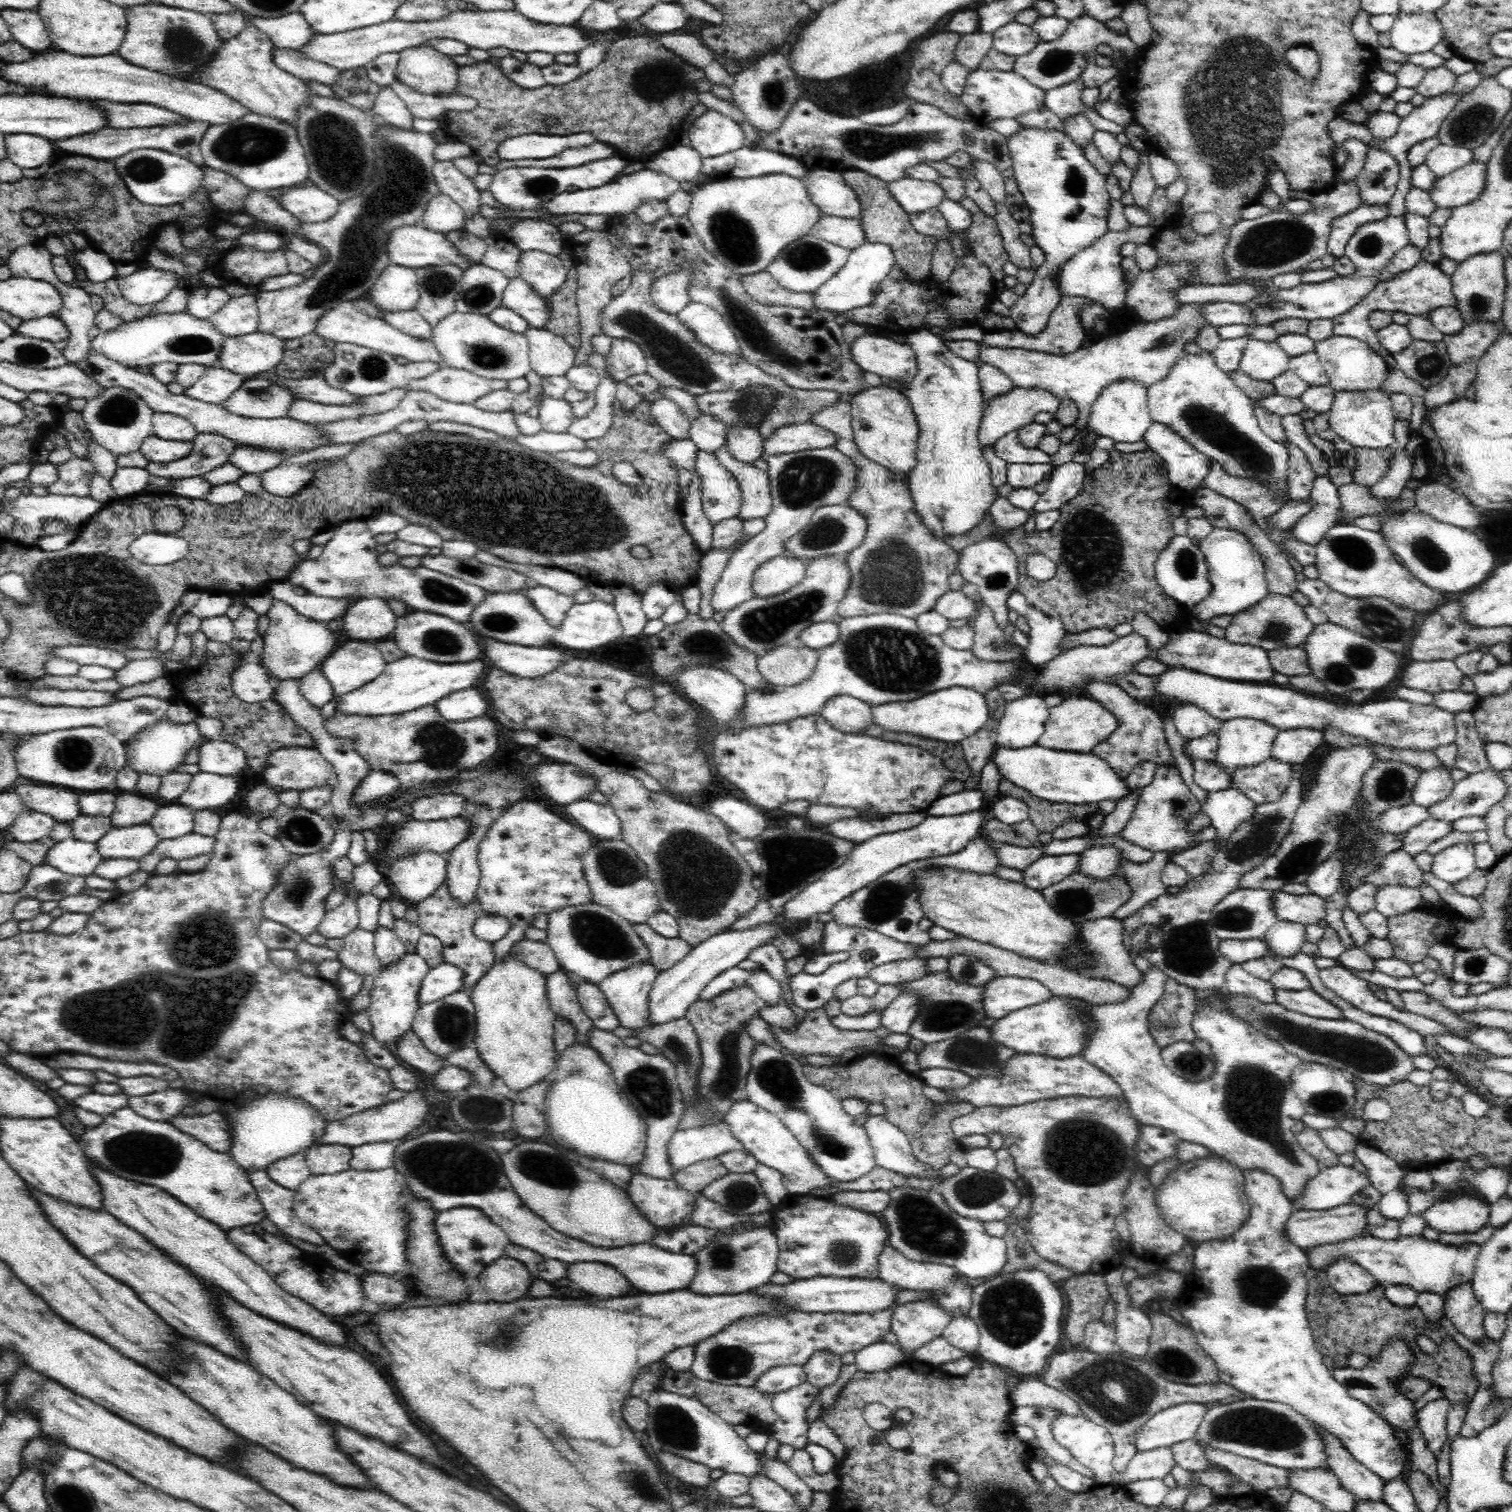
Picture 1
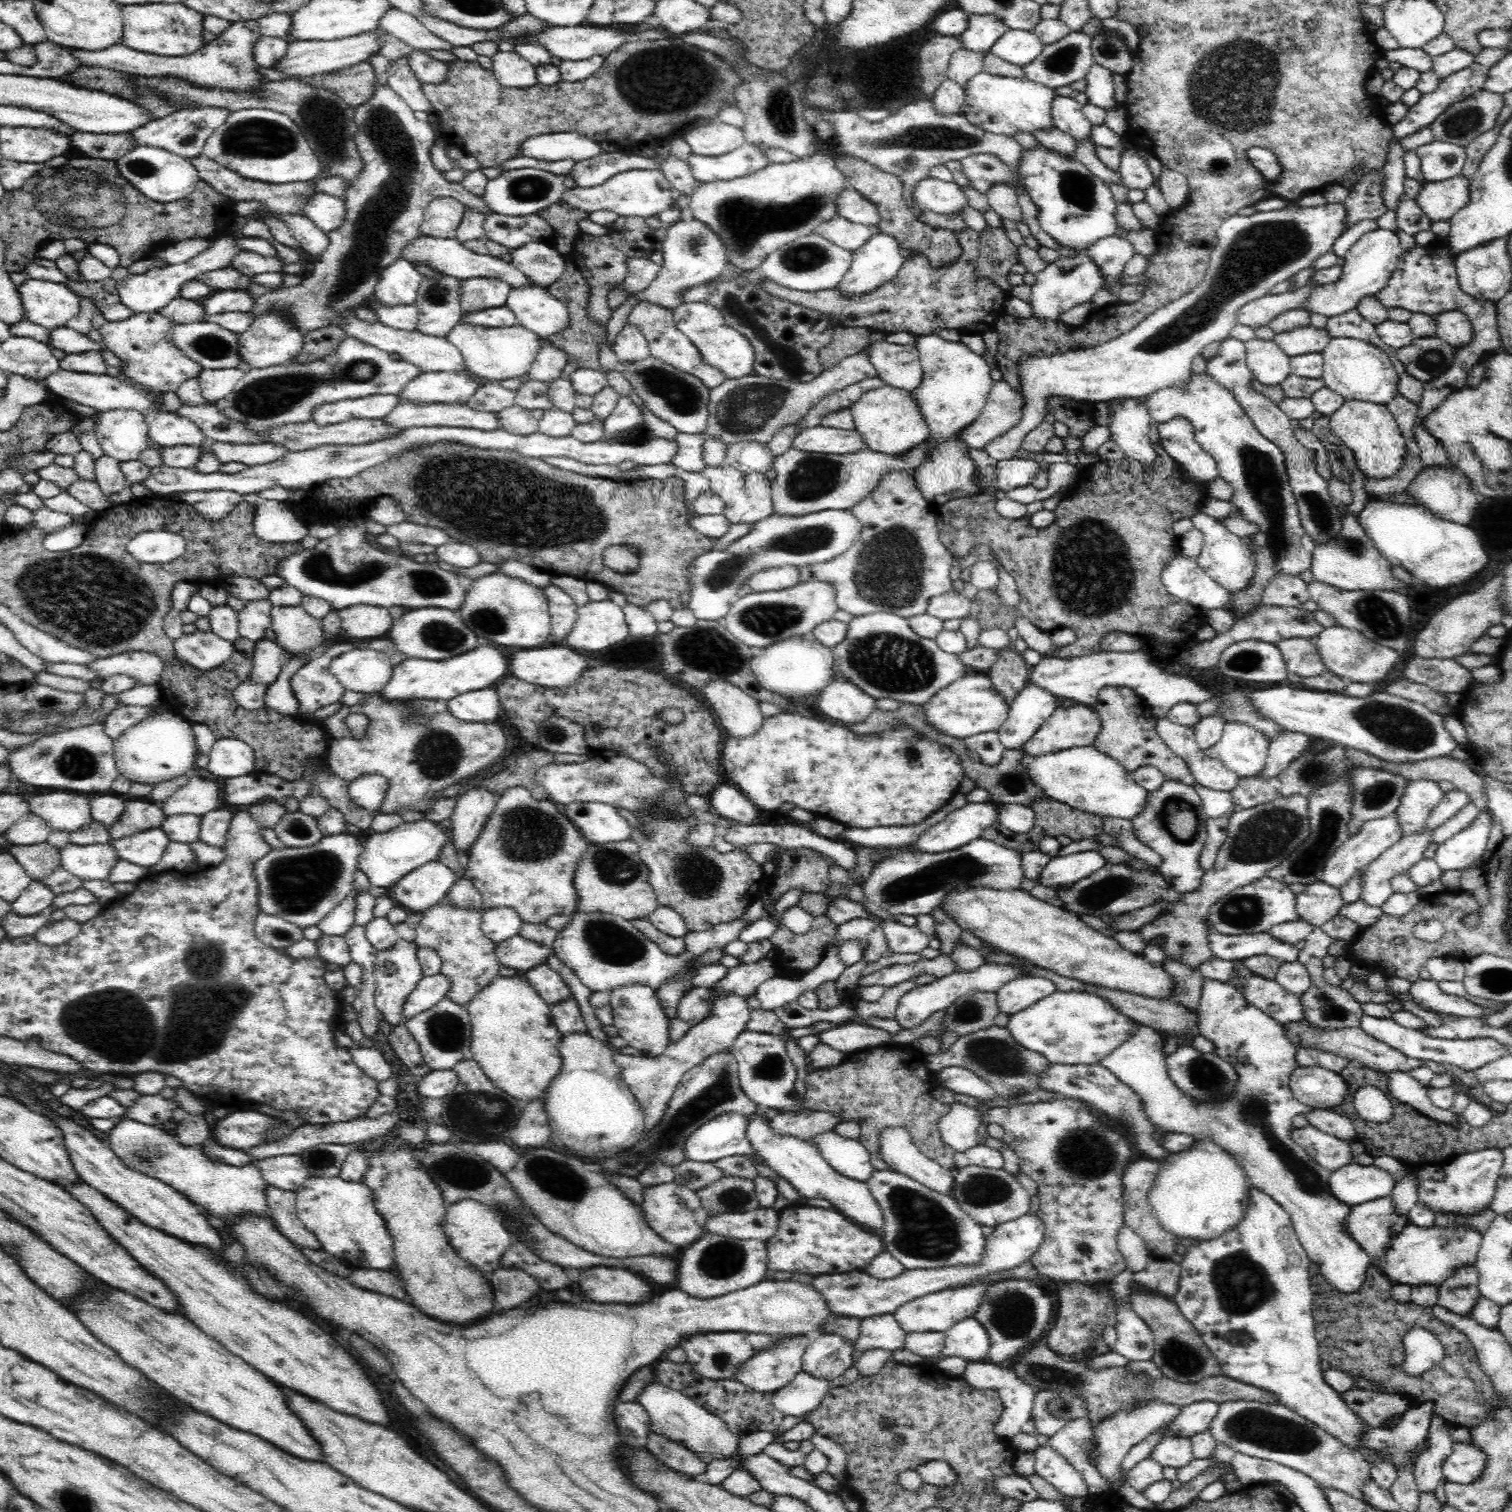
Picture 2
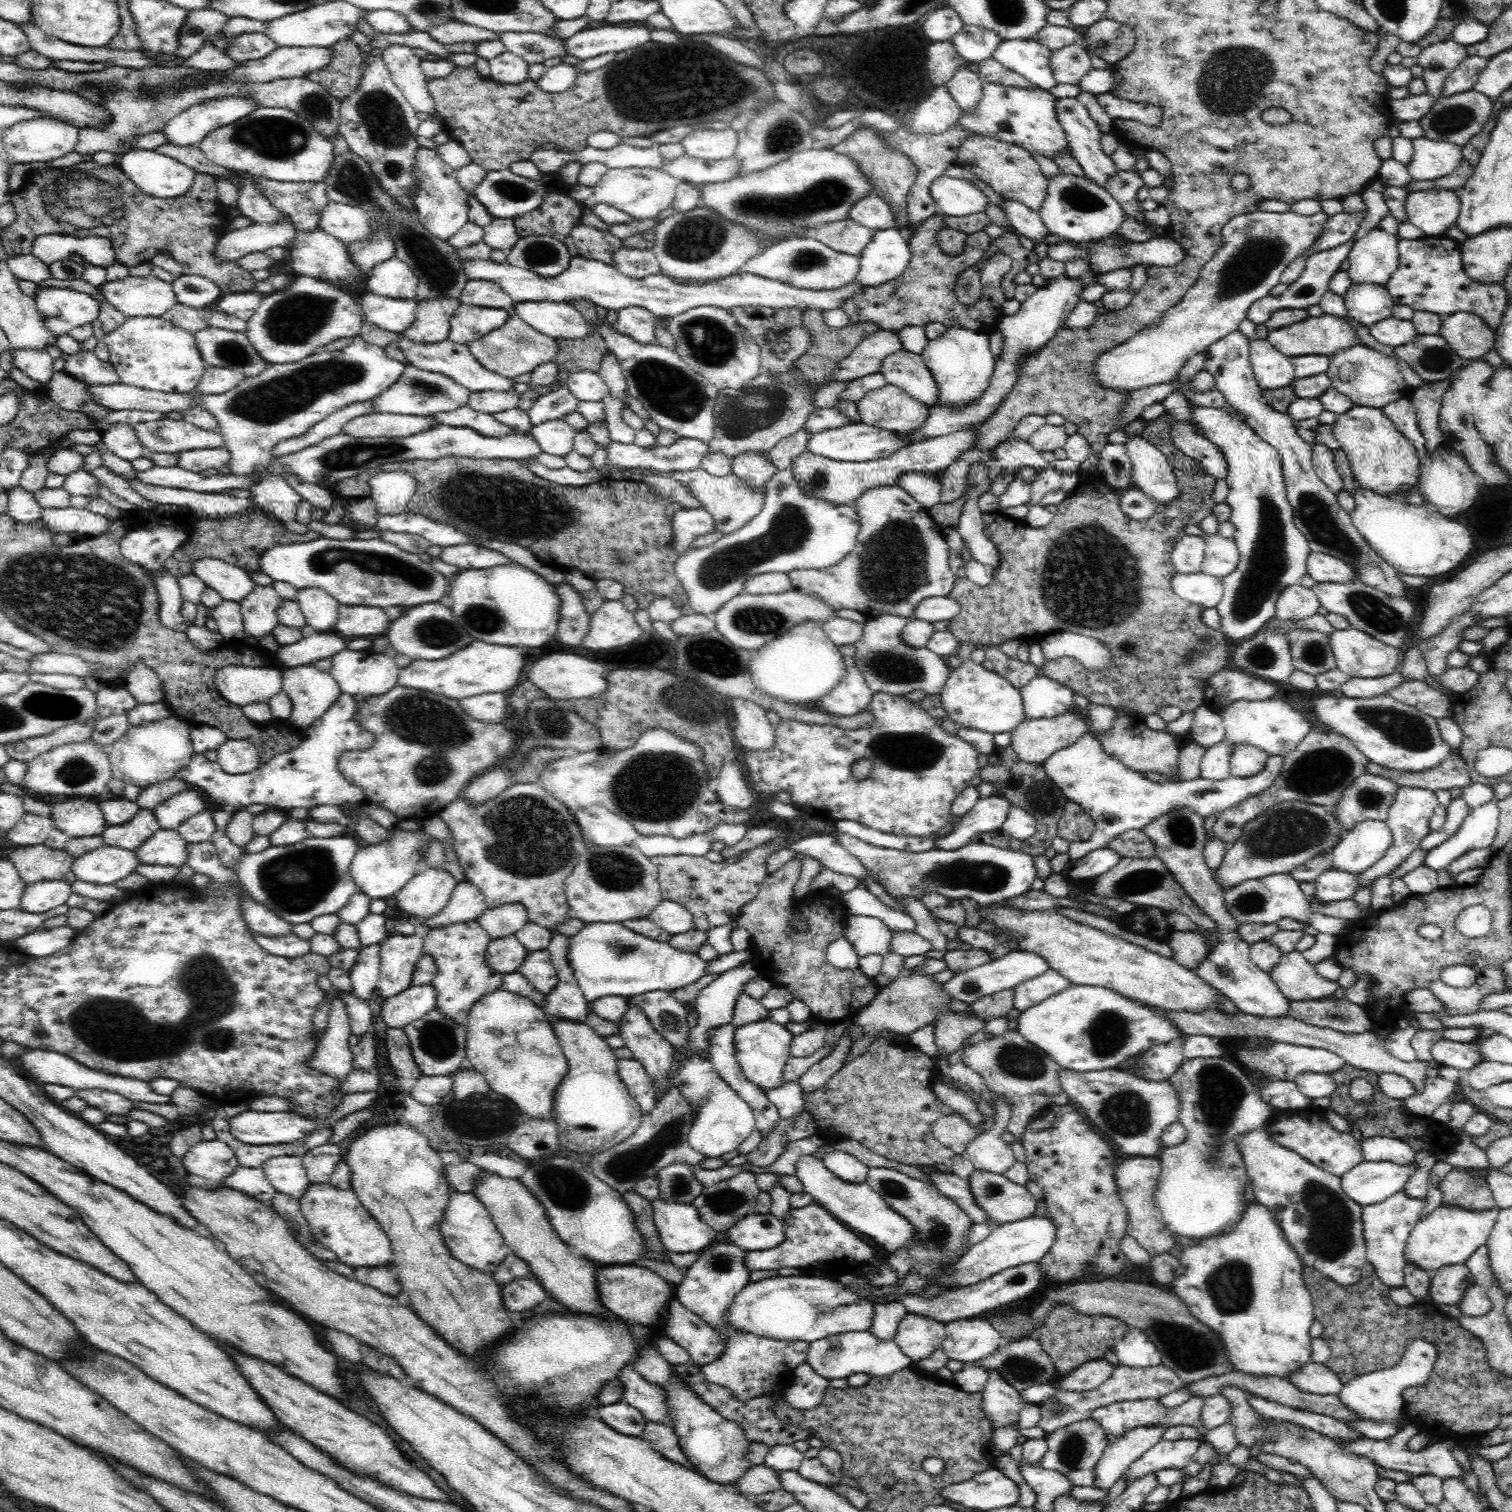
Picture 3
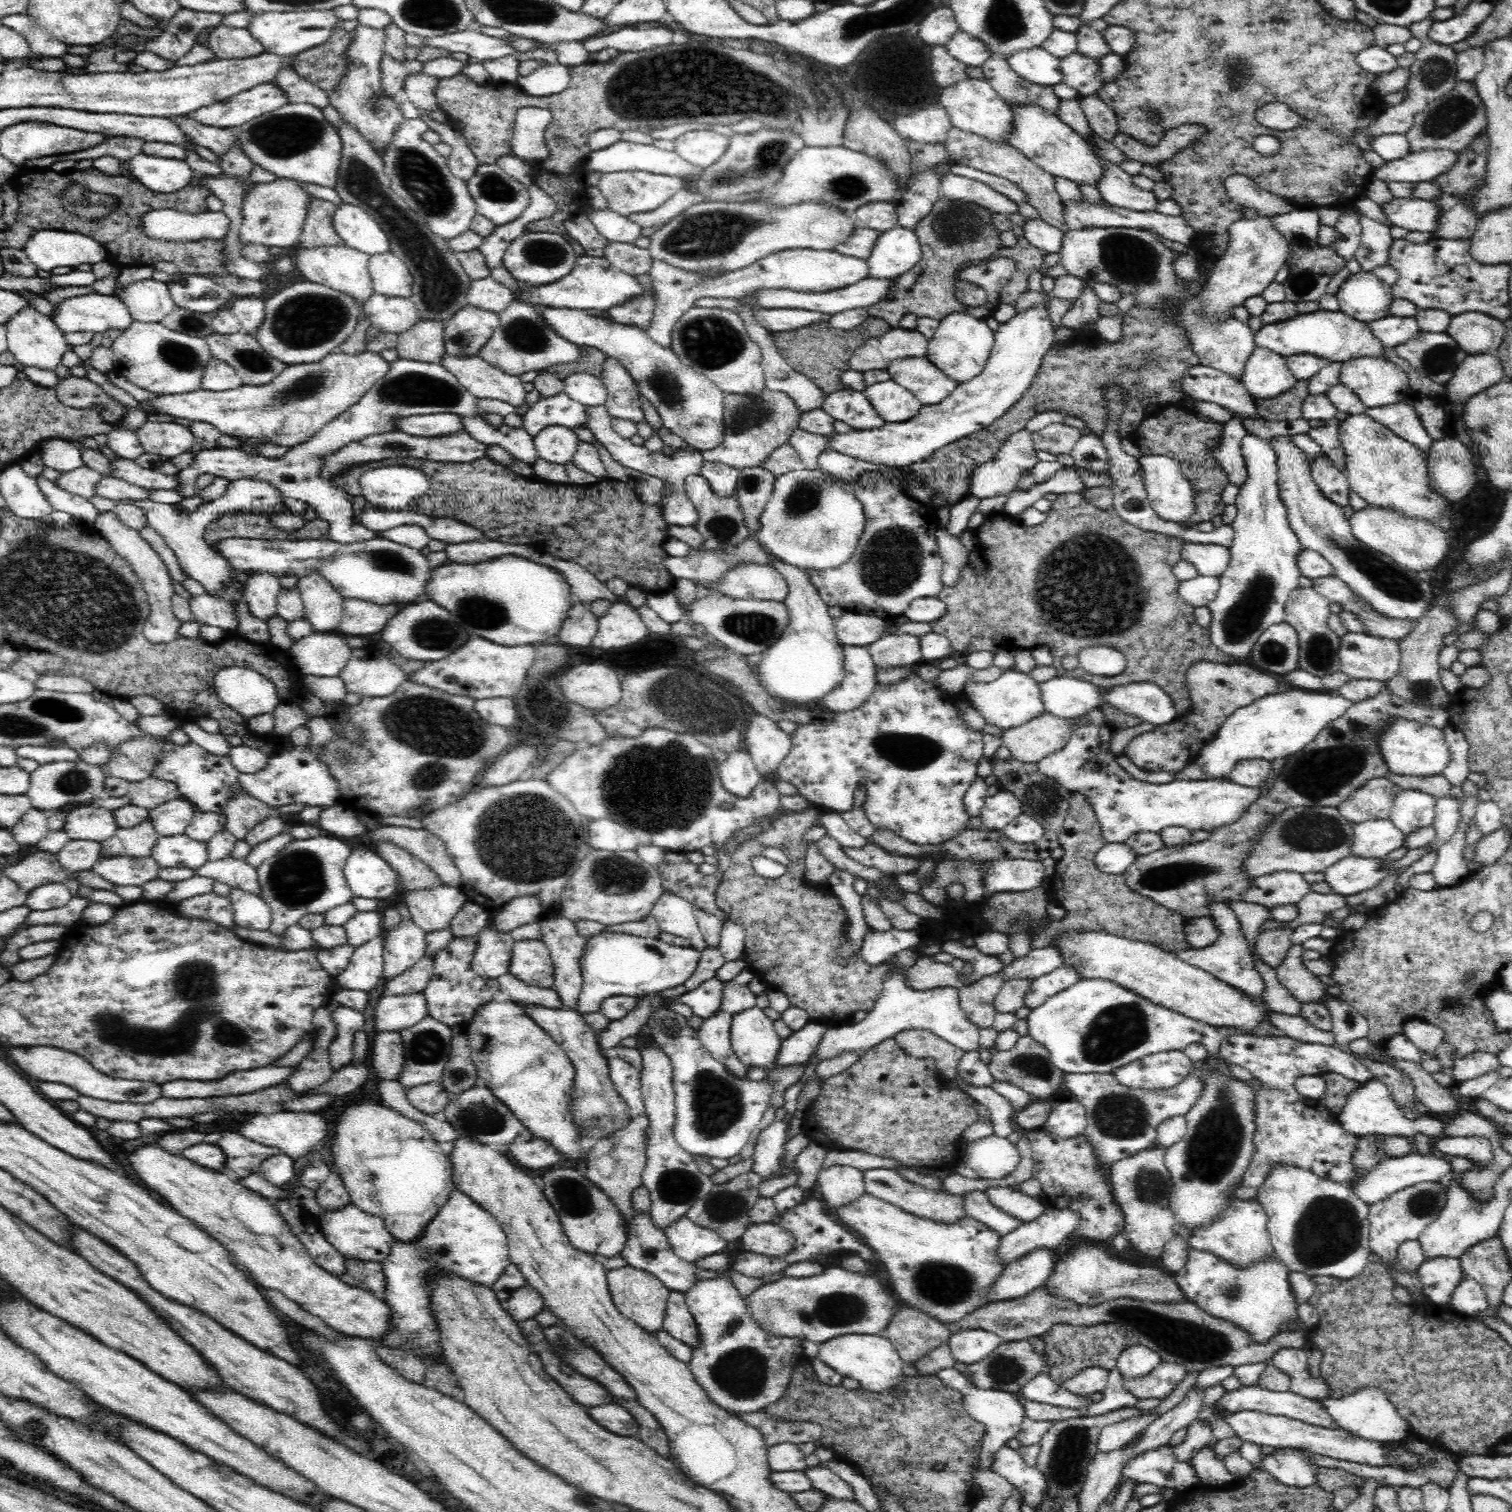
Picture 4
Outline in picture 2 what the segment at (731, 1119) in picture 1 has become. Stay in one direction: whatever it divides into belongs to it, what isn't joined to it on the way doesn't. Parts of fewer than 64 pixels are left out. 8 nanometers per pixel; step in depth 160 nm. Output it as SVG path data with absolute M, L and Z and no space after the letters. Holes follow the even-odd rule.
M754 1114L748 1117L747 1137L753 1151L758 1153L766 1161L766 1165L776 1171L780 1178L788 1180L799 1192L799 1196L828 1200L831 1208L842 1213L846 1219L862 1226L865 1230L883 1232L885 1216L867 1182L852 1180L836 1172L809 1141L788 1135L774 1135L770 1123L766 1120L762 1121L760 1115Z

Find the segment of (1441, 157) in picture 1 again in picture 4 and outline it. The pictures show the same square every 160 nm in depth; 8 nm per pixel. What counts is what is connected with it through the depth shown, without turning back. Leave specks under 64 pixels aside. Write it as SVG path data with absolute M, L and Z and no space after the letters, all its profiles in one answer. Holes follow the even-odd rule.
M1431 150L1410 153L1404 158L1386 160L1380 168L1372 168L1371 176L1388 182L1426 182L1440 176L1456 160L1450 150Z

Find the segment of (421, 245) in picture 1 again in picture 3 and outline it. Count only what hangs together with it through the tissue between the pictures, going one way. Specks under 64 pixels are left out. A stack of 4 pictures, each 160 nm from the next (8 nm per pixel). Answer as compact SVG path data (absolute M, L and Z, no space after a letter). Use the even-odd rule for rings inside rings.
M580 256L573 257L570 266L554 278L544 278L532 271L512 266L508 262L498 264L490 259L461 261L461 263L470 279L495 282L515 303L550 301L572 305L574 301L586 301L592 305L604 307L608 311L640 306L649 310L656 317L668 319L698 306L715 306L724 309L733 309L734 307L800 308L824 312L840 309L848 299L853 299L866 288L857 282L851 282L842 288L834 288L834 290L804 290L796 288L794 285L740 272L723 277L715 283L690 287L678 285L662 273L642 278L630 278L624 276L614 265L591 258L588 260Z

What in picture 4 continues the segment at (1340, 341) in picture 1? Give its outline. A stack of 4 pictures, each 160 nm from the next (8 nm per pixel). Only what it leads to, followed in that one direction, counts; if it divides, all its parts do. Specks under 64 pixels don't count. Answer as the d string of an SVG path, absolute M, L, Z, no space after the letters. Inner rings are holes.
M1366 357L1346 361L1341 370L1341 382L1351 388L1367 408L1396 403L1412 405L1418 399L1418 394L1411 389L1410 380L1404 370L1388 359Z

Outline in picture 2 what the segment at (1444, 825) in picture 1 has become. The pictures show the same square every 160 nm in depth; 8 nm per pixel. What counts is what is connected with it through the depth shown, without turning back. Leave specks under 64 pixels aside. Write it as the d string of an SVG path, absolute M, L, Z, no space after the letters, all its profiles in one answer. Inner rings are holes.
M1426 829L1421 833L1401 837L1396 844L1385 850L1373 863L1364 867L1365 875L1363 876L1361 899L1366 904L1381 907L1390 898L1390 895L1394 893L1392 885L1390 885L1392 878L1399 874L1406 874L1411 866L1422 859L1426 846L1430 844L1430 832L1430 829Z

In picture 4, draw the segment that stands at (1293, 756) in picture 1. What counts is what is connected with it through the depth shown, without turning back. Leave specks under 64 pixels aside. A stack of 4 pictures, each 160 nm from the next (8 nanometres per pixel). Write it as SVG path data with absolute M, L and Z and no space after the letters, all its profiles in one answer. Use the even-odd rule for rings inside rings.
M1090 723L1078 729L1062 748L1042 758L1036 763L1038 770L1044 776L1054 779L1066 790L1081 792L1087 796L1092 808L1098 817L1098 823L1102 825L1101 834L1104 840L1110 842L1125 842L1130 836L1137 832L1154 832L1160 834L1168 827L1182 827L1193 830L1206 830L1212 832L1217 828L1222 828L1236 824L1242 814L1249 806L1258 799L1258 788L1248 788L1236 784L1234 781L1217 780L1173 780L1166 784L1150 784L1140 782L1131 777L1116 761L1115 755L1108 749L1109 743L1100 740L1099 727L1097 724Z

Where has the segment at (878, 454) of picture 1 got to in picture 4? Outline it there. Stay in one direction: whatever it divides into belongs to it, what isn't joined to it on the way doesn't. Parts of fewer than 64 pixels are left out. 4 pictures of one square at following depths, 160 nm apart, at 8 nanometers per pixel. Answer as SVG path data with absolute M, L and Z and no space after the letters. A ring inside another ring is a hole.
M882 380L863 390L872 408L888 423L906 422L918 414L923 404L896 380Z

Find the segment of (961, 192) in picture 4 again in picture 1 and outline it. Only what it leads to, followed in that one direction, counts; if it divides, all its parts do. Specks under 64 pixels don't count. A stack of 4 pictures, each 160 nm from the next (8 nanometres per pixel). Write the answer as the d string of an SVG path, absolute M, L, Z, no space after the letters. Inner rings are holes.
M906 177L889 183L889 187L892 197L908 214L927 212L932 208L938 208L944 200L948 200L937 182Z

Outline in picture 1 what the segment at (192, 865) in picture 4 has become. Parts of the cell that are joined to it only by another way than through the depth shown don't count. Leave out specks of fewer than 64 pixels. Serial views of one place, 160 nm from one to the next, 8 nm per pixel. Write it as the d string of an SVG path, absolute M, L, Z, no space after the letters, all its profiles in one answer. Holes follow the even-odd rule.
M150 823L124 828L112 827L97 843L104 859L142 860L157 847L161 838Z

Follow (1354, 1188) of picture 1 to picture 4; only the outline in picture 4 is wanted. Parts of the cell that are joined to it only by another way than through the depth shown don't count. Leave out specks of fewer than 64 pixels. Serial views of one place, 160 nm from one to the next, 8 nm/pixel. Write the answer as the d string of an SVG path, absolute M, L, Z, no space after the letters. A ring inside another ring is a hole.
M1409 1153L1402 1157L1384 1160L1380 1168L1370 1171L1363 1179L1360 1179L1353 1191L1367 1205L1371 1205L1418 1183L1438 1183L1441 1178L1452 1172L1454 1172L1454 1169L1452 1169L1452 1165L1450 1165L1450 1161L1446 1159L1446 1156L1438 1157L1432 1154Z

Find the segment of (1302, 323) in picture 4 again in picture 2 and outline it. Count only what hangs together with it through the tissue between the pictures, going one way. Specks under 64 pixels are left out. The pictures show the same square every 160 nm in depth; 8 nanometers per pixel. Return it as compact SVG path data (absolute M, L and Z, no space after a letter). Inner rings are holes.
M1310 324L1275 334L1273 341L1289 357L1293 357L1313 352L1321 353L1328 346L1331 338L1326 328L1316 328Z

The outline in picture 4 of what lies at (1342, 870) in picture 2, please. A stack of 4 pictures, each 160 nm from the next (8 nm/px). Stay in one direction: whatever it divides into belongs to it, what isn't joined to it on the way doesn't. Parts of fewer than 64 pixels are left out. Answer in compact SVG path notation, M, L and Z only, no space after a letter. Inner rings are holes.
M1368 820L1353 826L1353 846L1349 849L1354 856L1382 858L1405 846L1406 834L1390 820Z

